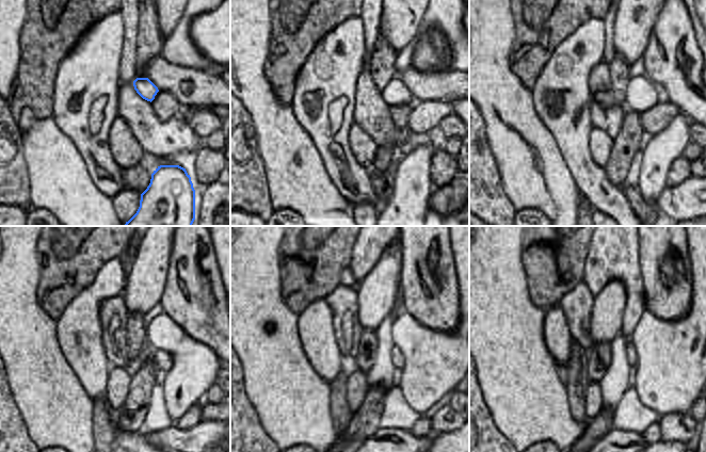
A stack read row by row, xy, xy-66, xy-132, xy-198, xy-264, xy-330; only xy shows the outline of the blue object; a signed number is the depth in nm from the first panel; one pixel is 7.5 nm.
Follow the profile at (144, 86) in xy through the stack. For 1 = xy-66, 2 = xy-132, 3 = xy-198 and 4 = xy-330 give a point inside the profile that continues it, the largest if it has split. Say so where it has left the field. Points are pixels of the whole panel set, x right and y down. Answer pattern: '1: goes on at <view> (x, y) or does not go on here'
1: goes on at xy-66 (396, 93)
2: goes on at xy-132 (642, 93)
3: goes on at xy-198 (195, 368)
4: goes on at xy-330 (678, 358)

